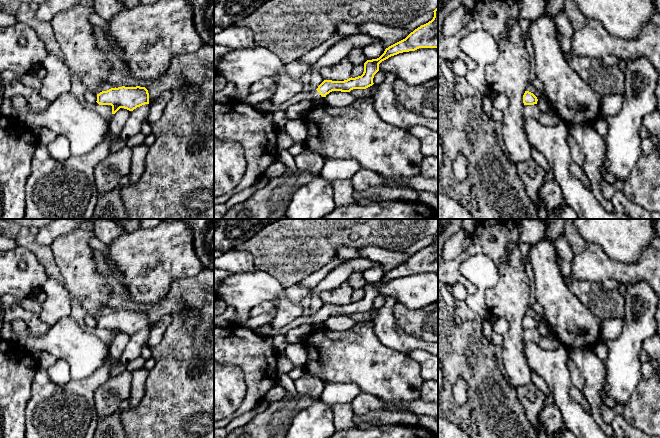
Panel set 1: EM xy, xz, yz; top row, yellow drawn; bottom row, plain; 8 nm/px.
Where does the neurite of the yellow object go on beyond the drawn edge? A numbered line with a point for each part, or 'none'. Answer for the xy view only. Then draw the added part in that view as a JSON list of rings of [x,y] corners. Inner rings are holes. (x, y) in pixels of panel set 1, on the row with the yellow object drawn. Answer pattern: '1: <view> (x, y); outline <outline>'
1: xy (105, 111); outline [[[97,102],[94,104],[94,111],[108,121],[112,118],[112,106],[111,105],[99,105]]]

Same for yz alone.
1: yz (530, 111); outline [[[537,104],[534,105],[524,105],[523,114],[525,118],[539,119],[541,113],[538,109]]]

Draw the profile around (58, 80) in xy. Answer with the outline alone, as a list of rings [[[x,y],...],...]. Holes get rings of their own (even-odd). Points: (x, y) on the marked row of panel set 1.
[[[48,53],[42,62],[47,71],[42,87],[38,89],[41,97],[49,103],[63,92],[71,91],[70,70],[67,65],[53,53]]]

